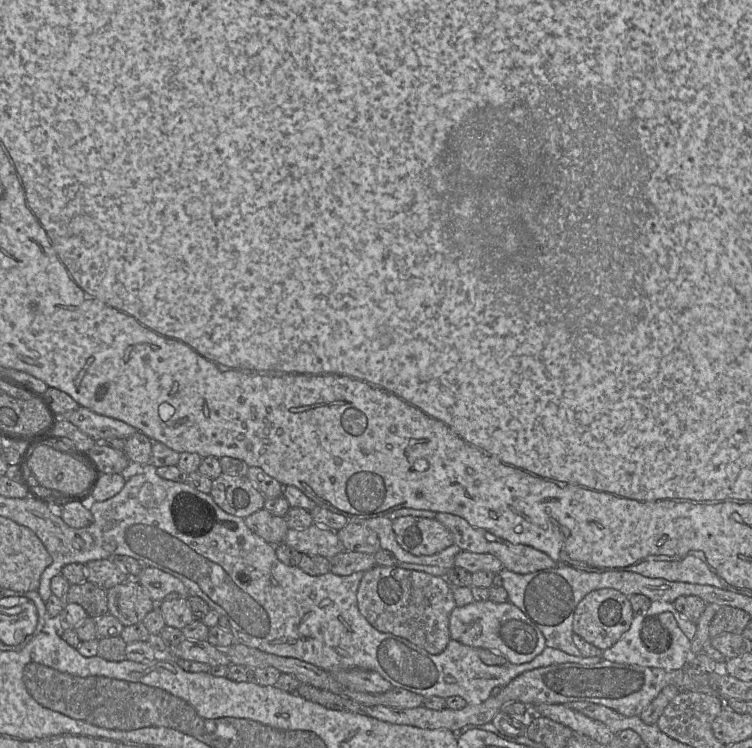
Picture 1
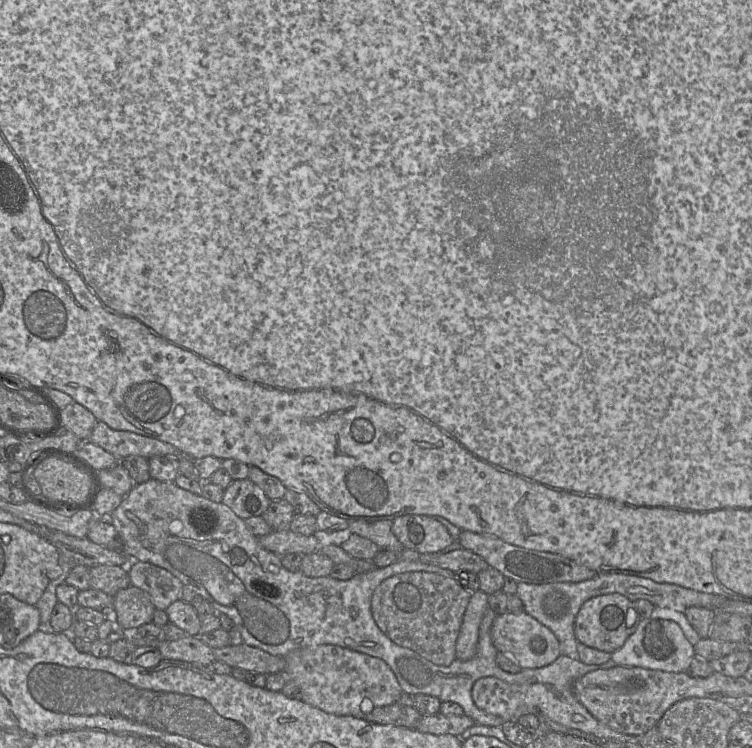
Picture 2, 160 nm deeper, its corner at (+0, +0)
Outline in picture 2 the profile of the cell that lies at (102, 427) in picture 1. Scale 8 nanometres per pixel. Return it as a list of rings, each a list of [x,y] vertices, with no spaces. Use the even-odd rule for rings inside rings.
[[[102,421],[96,422],[88,441],[111,453],[117,462],[130,455],[149,459],[157,455],[178,457],[180,454],[170,443],[130,431],[113,430]]]

